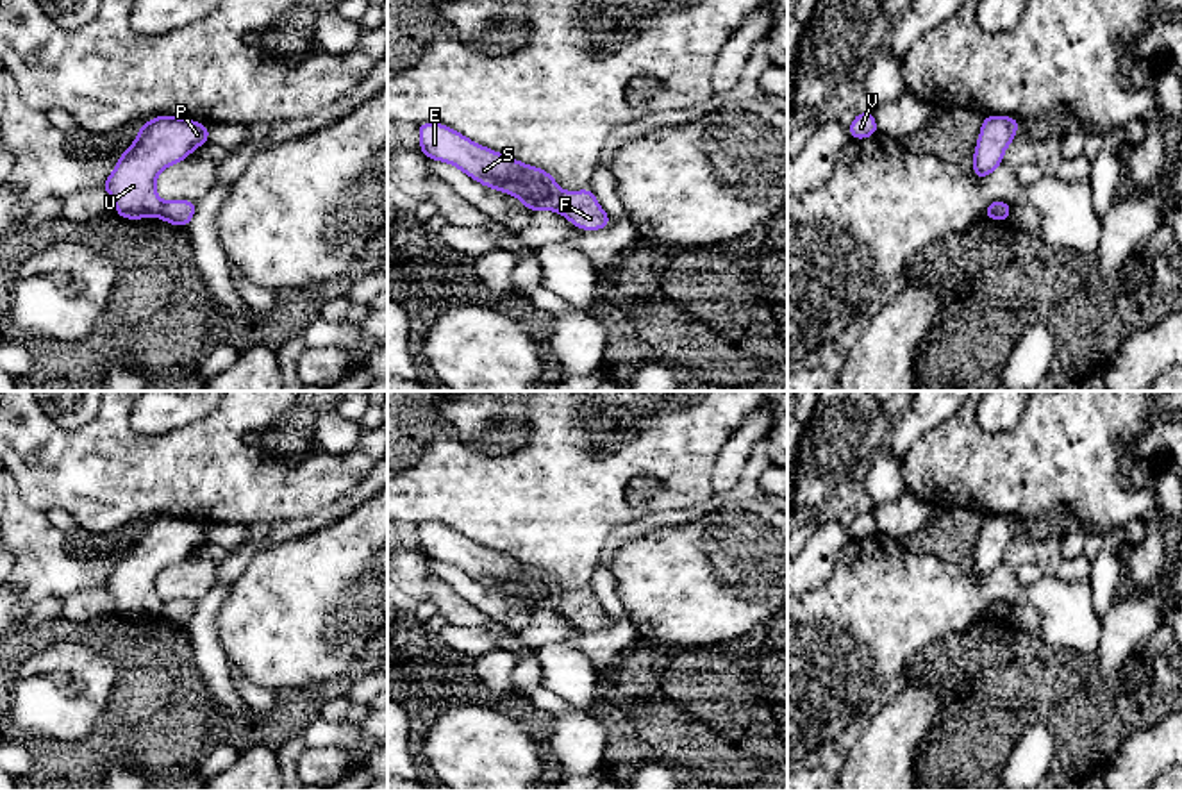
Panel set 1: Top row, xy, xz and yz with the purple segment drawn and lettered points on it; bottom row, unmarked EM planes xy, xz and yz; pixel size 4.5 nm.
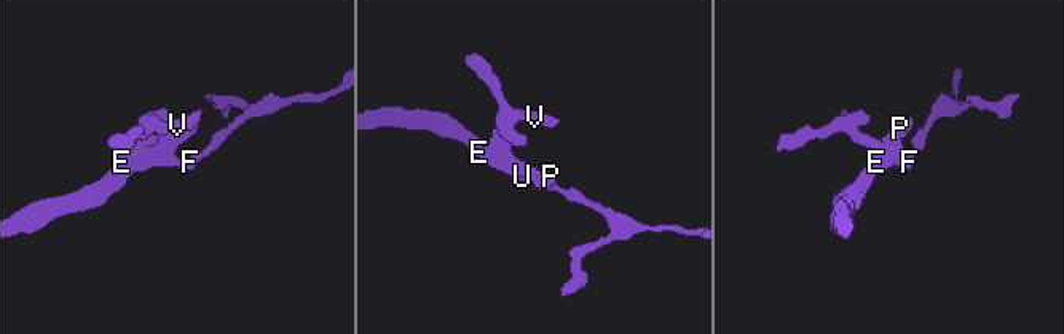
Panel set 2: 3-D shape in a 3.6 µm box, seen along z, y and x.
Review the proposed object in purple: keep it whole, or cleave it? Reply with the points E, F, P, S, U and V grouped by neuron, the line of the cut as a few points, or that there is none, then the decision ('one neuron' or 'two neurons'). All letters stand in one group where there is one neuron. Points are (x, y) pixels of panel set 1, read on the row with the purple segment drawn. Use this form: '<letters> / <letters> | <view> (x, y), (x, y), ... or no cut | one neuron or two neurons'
E P S U V / F | xz (563, 191), (556, 209) | two neurons

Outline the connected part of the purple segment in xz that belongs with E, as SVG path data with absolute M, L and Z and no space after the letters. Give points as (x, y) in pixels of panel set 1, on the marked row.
M443 123L418 125L420 152L448 162L486 187L516 196L530 211L557 211L562 189L536 166L486 148Z

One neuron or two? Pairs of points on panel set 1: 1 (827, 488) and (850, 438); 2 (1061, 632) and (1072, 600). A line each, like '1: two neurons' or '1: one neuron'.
1: one neuron
2: one neuron

